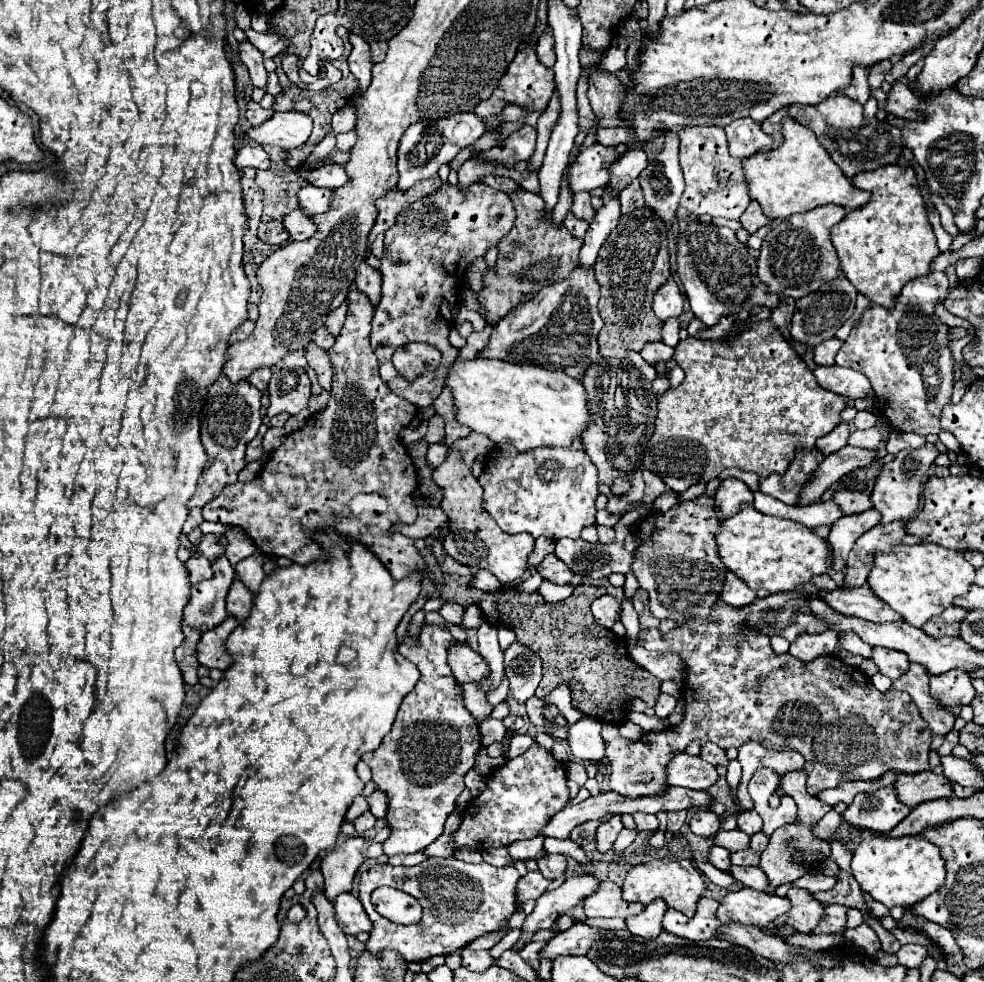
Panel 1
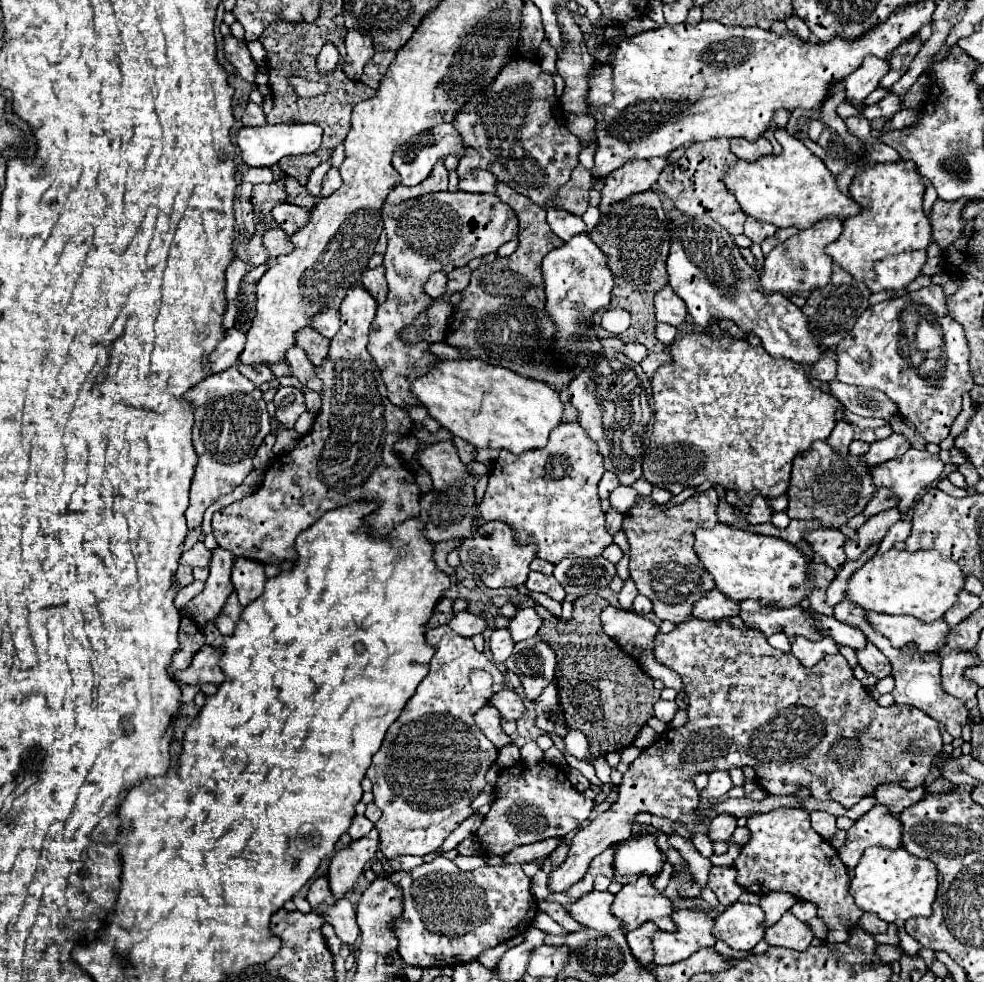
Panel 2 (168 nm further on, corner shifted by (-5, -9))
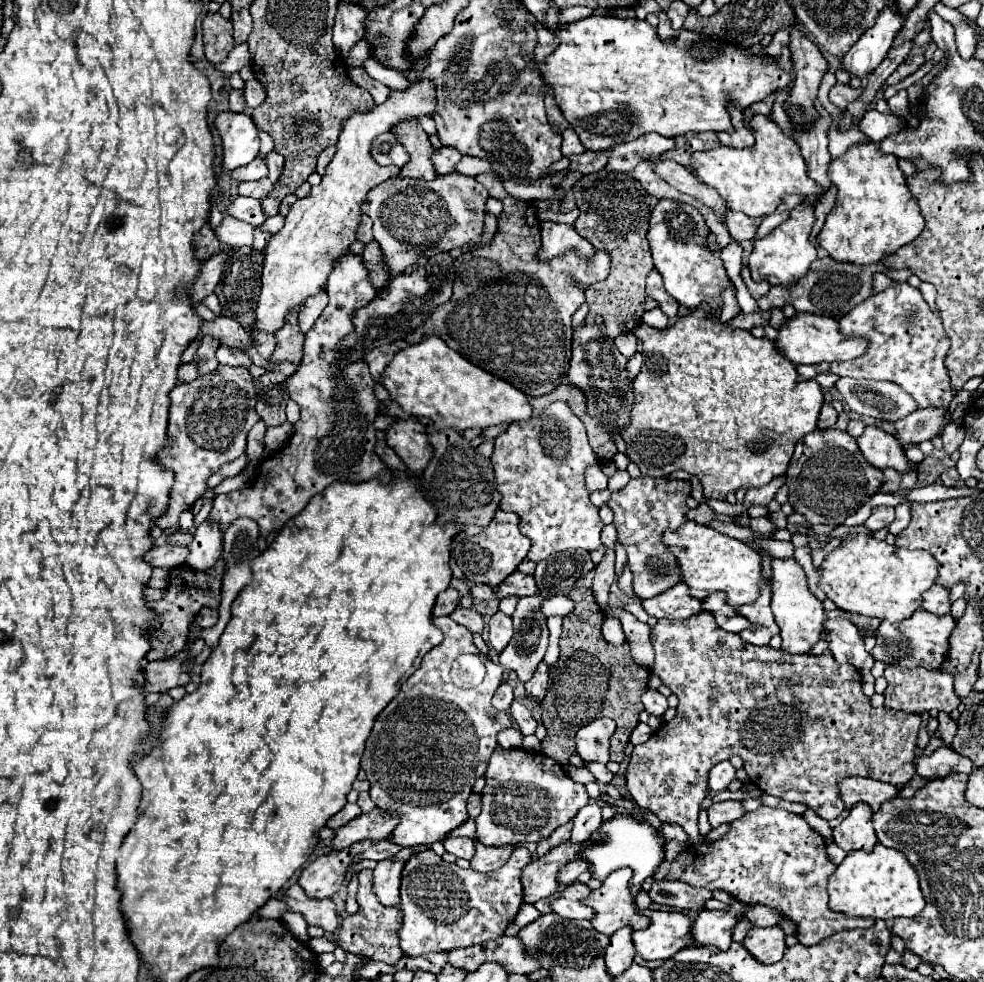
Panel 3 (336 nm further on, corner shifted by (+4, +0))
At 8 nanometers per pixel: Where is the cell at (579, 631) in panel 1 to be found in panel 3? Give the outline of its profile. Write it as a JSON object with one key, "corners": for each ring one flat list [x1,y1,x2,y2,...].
{"corners":[[577,587,569,597,575,601,575,611,563,617,559,663,549,669,549,689,541,701,543,723,547,727,541,751,557,763,567,765,569,755,575,753,575,733,599,717,611,717,617,723,617,733,611,737,611,761,621,763,629,737,639,723,639,713,643,711,641,695,647,691,651,671,633,661,629,643,615,647,603,639,601,623,605,615,595,603,591,589]]}

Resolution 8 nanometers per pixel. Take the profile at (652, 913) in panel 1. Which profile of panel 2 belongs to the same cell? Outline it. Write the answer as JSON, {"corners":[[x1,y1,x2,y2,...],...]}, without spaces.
{"corners":[[644,922,640,928,636,928,636,930,632,930,632,932,626,934,626,940,628,940,628,946,630,946,632,954,644,966,648,966,652,962,652,956,654,956,654,952,652,952,652,936,654,936,656,930,658,930,656,924]]}

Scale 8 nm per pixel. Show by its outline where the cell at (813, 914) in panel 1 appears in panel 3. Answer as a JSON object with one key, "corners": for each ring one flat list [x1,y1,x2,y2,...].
{"corners":[[775,925,775,927,767,927,767,929,759,929,753,927,745,939,743,939,743,947,761,963,777,963,783,957,785,951,785,935,783,931]]}

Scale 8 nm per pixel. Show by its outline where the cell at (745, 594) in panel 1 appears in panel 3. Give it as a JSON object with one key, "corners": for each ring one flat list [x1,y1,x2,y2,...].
{"corners":[[677,583,675,587,641,601,641,607,647,615,657,619,687,619,701,611,701,601,689,595,685,583]]}

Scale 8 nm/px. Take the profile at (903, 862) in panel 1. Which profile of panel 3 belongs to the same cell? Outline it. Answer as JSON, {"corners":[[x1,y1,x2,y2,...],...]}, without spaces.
{"corners":[[877,843,871,853,849,853,829,877,827,891,831,911,843,913,847,917,871,917,887,921,895,917,915,917,925,907,915,869,901,851,887,849,881,843]]}

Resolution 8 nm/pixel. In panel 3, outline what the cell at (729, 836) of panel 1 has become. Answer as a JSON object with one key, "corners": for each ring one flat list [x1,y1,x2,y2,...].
{"corners":[[663,823,661,827,659,827,659,831,661,831,661,835,669,841,669,839,675,839,675,841,679,841,679,843,689,843,689,839,687,839,687,833,679,827,679,825,671,825,671,823]]}

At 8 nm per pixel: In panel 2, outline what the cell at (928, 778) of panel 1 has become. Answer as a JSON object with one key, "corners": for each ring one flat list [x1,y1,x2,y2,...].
{"corners":[[882,784,874,790,874,796,878,800,878,804,884,804,890,808,892,816,900,816,900,812,912,804,916,804,918,800,922,800,926,796,926,788,918,786,912,790,900,788,898,784]]}

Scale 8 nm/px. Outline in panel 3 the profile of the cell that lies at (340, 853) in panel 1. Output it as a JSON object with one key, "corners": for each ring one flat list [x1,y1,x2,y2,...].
{"corners":[[375,807,373,811,363,813,357,819,349,821,347,825,339,827,335,831,333,849,347,849,353,843,363,839,373,839,373,841,387,839,397,825,399,825,399,819,395,819,395,815]]}

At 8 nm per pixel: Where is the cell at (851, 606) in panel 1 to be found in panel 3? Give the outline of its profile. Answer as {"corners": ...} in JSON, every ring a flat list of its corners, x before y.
{"corners":[[923,609,915,611,907,621,901,621,897,625,883,621,877,629,877,645,871,649,871,657,887,665,897,663,899,667,905,669,913,667,927,667,931,671,941,669,941,663,947,661,947,643,953,629,955,629,955,619,951,617,951,613,933,615]]}

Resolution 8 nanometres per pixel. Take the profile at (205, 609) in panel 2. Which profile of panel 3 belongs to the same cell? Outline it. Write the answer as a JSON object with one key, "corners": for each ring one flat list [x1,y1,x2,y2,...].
{"corners":[[205,519,195,531,193,531,193,541,189,543,189,555,185,563,193,567,195,571,207,571,209,567,215,565,215,561,221,557,221,539,223,533,211,519]]}

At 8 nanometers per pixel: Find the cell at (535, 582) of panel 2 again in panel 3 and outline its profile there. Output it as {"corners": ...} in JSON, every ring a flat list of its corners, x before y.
{"corners":[[521,571,511,573,499,587,497,587,497,595,499,599,505,597,525,597,525,595,533,595,537,591,535,581,531,575,523,575]]}

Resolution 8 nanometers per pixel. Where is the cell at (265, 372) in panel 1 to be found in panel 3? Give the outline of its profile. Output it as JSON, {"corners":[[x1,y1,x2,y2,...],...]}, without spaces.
{"corners":[[221,345,217,349,217,359,219,359,219,363,227,363,227,365,245,365,245,367,251,365,251,359,243,351,231,349,227,345]]}

